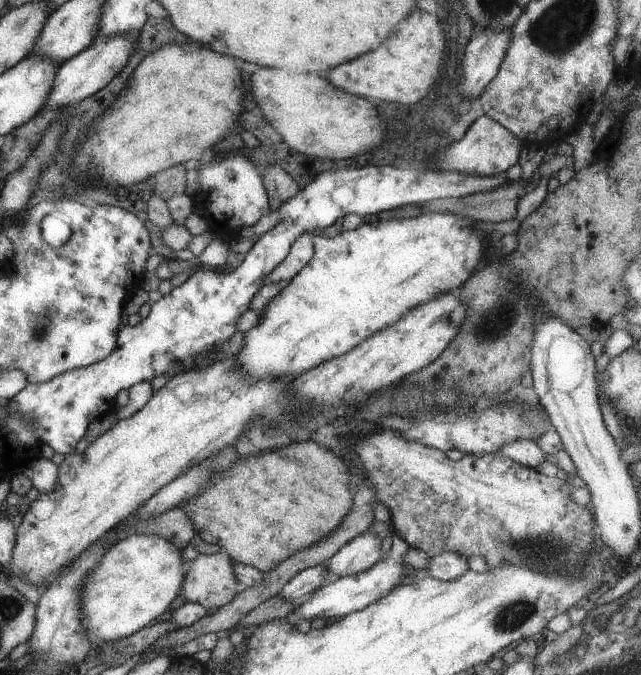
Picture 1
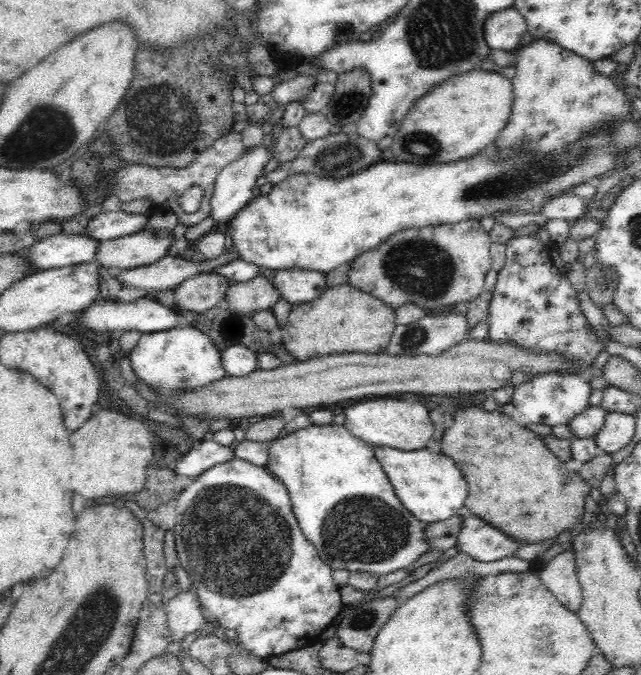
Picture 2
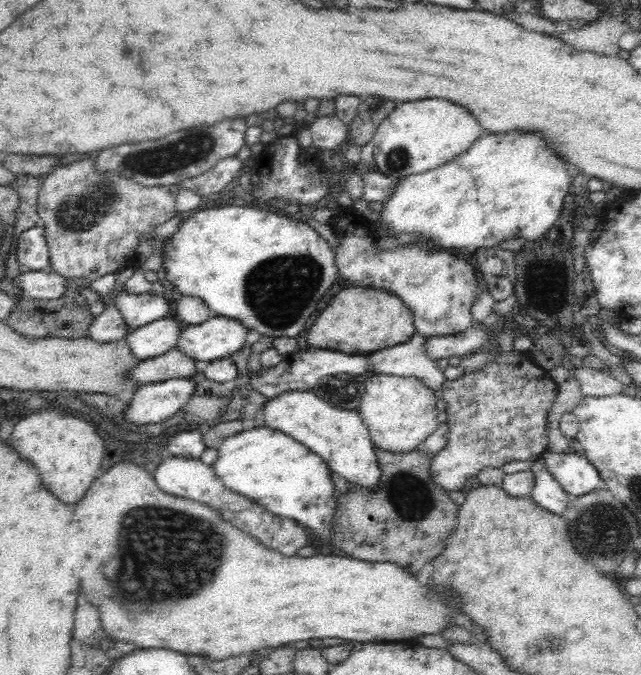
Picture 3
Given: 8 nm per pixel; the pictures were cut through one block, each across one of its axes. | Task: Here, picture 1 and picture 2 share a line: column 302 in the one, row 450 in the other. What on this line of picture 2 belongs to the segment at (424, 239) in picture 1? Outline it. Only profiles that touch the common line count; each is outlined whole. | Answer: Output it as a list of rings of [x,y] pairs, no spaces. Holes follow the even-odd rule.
[[[332,422],[318,426],[312,423],[282,438],[270,440],[265,468],[286,487],[288,497],[292,500],[294,516],[304,536],[316,547],[318,556],[332,570],[390,574],[394,570],[408,567],[428,548],[424,543],[425,524],[400,504],[379,460],[374,456],[372,446],[357,439],[344,425]]]

